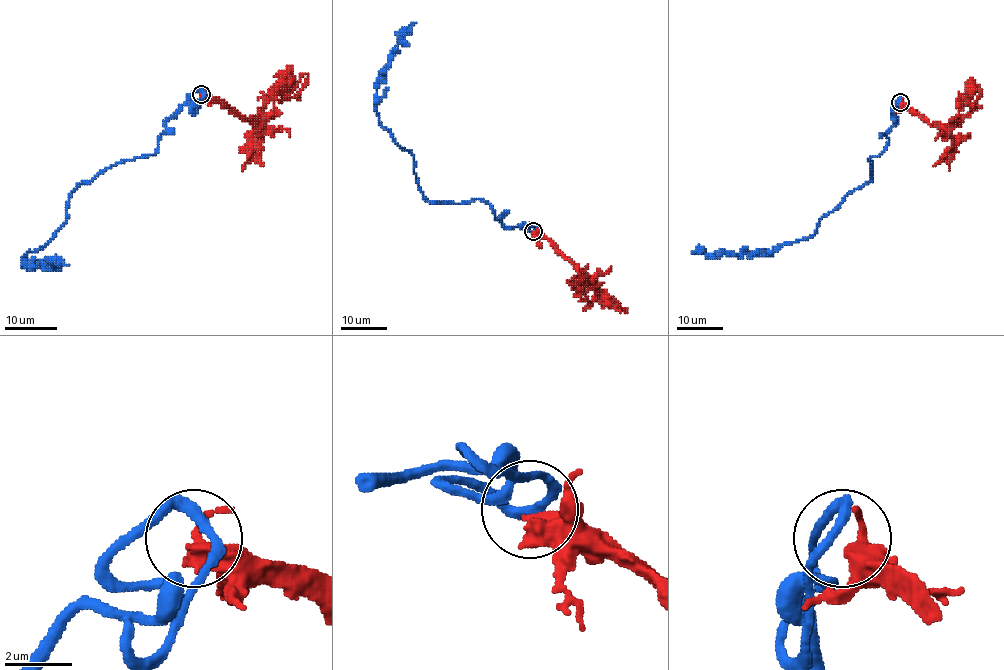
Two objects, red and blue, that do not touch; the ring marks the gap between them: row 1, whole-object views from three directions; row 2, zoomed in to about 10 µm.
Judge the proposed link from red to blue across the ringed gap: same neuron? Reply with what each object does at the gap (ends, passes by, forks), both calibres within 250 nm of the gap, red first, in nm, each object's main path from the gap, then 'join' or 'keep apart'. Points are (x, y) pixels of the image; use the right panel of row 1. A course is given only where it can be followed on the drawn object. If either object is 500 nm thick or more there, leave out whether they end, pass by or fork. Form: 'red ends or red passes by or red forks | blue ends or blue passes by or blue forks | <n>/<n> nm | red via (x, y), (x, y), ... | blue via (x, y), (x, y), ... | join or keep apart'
red passes by | blue passes by | 400/300 nm | red via (901, 103), (932, 124), (947, 125), (962, 103), (974, 105), (981, 88) | blue via (900, 101), (887, 146), (868, 159), (871, 179), (812, 236), (772, 251), (692, 254) | keep apart

